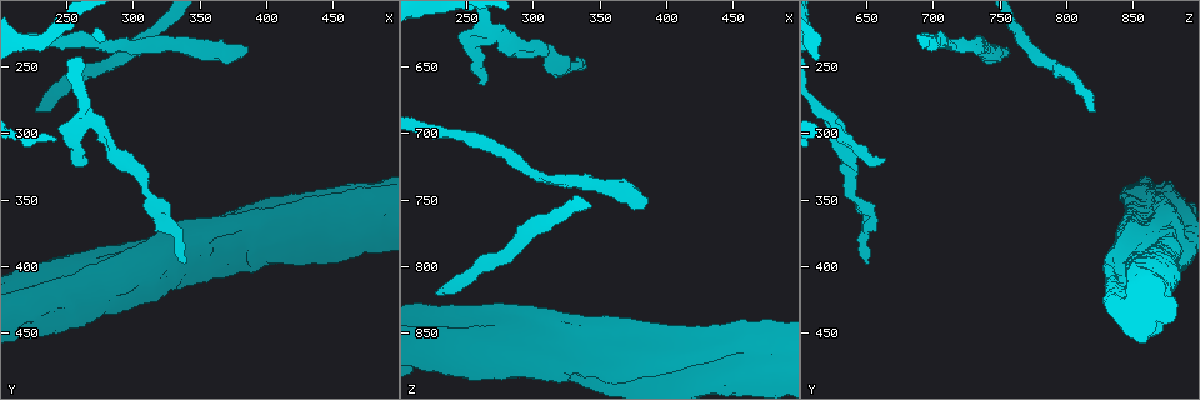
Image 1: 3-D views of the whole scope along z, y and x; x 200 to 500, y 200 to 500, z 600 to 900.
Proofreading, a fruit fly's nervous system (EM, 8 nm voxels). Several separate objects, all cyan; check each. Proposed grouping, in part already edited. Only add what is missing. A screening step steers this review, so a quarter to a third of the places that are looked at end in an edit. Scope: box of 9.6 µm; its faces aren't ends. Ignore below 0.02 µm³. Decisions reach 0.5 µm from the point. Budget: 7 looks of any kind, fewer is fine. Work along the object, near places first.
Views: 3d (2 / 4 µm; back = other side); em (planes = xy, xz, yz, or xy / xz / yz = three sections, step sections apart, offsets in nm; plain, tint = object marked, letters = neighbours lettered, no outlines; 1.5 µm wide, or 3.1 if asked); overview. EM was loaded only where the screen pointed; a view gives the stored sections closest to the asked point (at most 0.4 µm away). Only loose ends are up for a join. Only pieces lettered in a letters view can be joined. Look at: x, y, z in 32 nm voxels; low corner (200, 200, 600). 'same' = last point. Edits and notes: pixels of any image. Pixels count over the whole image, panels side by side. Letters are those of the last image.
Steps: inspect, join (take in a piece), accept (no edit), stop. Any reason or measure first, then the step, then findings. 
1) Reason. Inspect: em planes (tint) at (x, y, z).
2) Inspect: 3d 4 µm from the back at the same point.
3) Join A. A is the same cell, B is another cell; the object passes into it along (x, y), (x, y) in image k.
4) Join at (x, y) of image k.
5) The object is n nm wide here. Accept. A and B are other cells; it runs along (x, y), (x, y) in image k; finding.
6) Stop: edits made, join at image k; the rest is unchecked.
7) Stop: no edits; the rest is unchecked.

Branch stops here. Inspect: 3d 4 µm at (266, 318, 664).

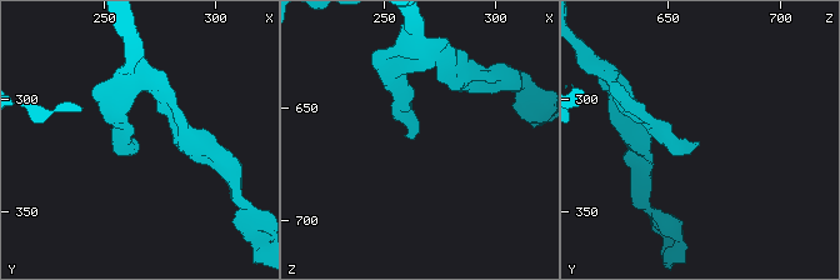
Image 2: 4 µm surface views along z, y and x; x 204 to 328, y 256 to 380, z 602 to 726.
Shape alone is not enough. Inspect: em xz step 8 (tint) at (263, 319, 663).

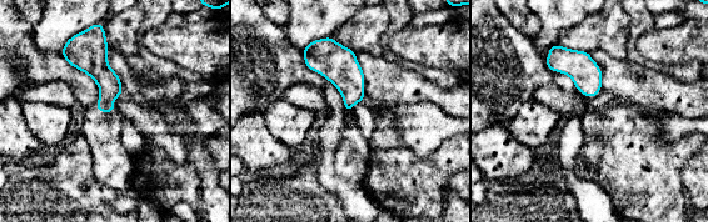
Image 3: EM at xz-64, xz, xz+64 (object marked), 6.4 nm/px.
Another direction. Inspect: em planes (letters) at the same point.

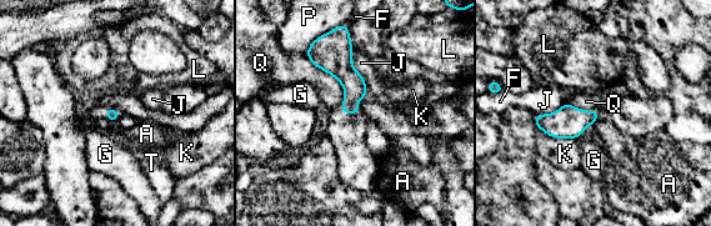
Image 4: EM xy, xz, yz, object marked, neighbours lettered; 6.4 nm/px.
Accept. A, F, G, J, K, L, P, Q and T are other cells; a border runs along (304, 53), (341, 85), (340, 109) in image 4; no lettered piece goes on from it.

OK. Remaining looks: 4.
Free end. Inspect: em planes (letters) at (340, 400, 652).

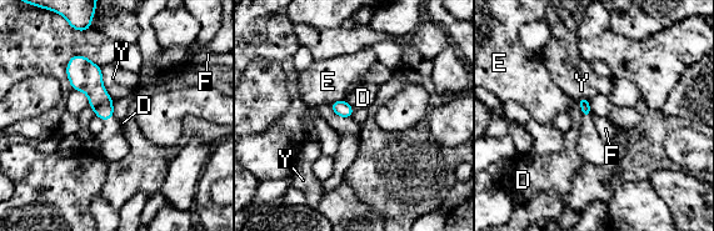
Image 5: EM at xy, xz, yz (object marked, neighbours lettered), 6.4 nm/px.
The longest contact is with Y, 220 nm. Accept. D, E, F and Y are other cells; a border runs along (114, 100), (113, 116) in image 5; no lettered piece goes on from it.

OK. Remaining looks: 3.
An open end. Inspect: em yz step 4 (tint) at (384, 240, 756).

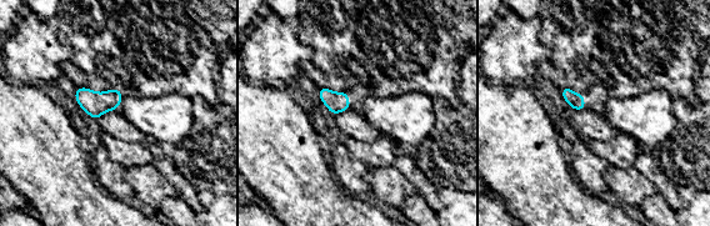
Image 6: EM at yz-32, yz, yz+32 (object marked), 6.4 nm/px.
See the neighbours. Inspect: em yz step 4 (letters) at the same point.

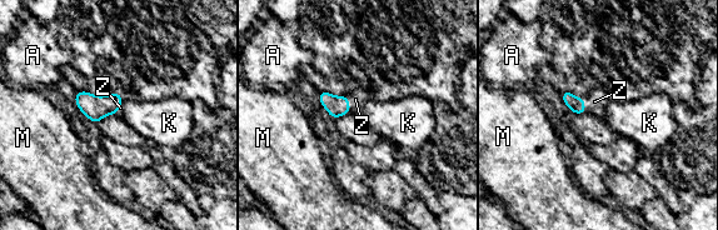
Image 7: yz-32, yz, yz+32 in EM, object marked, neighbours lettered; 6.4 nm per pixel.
Join Z. Z is the same cell, A, K and M are other cells; the object passes into it along (337, 106), (349, 104), (355, 99) in image 7; it goes on there.

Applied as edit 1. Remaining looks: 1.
Stop: edits made, join at image 7; the rest is unchecked.

